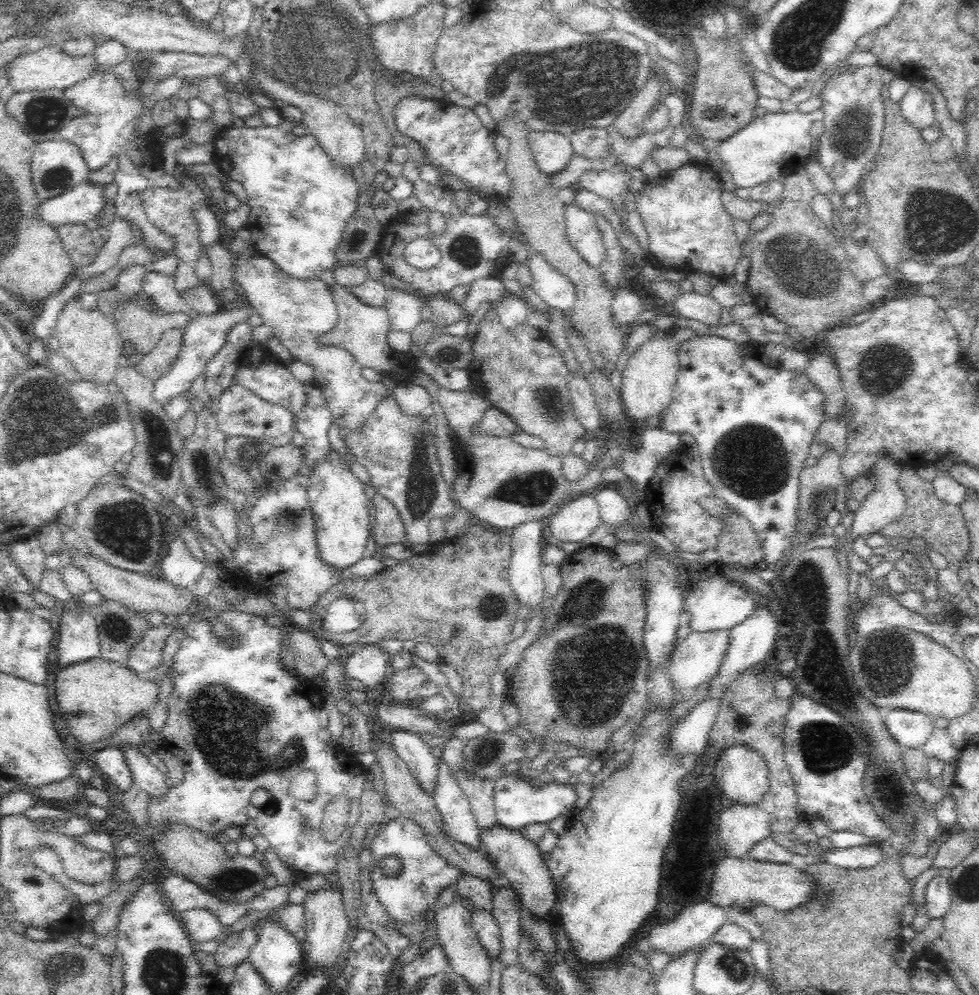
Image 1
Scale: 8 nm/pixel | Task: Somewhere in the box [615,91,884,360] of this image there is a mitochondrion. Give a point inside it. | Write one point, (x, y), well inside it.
(794, 268)

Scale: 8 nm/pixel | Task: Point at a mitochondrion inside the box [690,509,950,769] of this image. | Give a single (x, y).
(884, 665)

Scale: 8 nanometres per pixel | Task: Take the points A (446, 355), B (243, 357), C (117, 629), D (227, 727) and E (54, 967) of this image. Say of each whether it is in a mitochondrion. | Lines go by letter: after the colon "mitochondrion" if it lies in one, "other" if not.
A: mitochondrion
B: other
C: mitochondrion
D: mitochondrion
E: mitochondrion

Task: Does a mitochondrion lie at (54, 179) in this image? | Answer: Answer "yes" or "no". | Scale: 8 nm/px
yes

